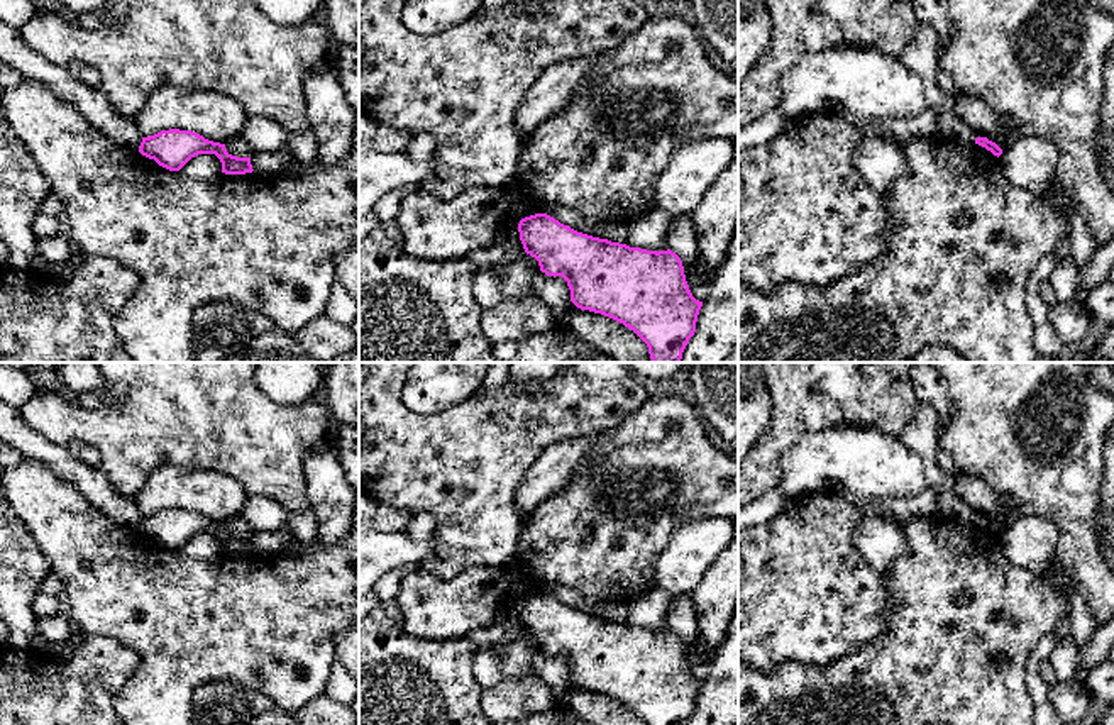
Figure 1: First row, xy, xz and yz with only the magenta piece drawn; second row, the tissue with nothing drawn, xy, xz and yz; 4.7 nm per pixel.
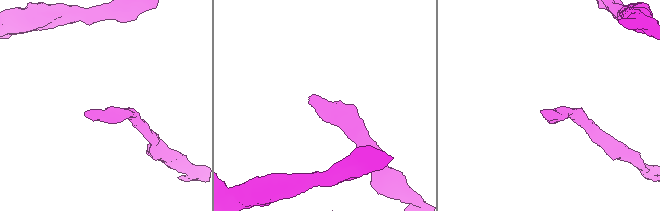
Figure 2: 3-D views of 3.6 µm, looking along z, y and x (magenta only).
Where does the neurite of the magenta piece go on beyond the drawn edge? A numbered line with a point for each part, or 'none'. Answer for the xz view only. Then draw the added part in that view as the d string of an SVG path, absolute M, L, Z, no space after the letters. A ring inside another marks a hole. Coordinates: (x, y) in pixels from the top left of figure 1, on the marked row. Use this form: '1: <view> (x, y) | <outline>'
none

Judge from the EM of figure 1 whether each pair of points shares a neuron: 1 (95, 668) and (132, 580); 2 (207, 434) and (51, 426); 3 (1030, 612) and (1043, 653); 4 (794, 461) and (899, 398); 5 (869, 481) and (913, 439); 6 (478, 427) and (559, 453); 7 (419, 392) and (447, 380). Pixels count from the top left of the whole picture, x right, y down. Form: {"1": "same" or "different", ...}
{"1": "different", "2": "same", "3": "different", "4": "different", "5": "different", "6": "different", "7": "same"}

